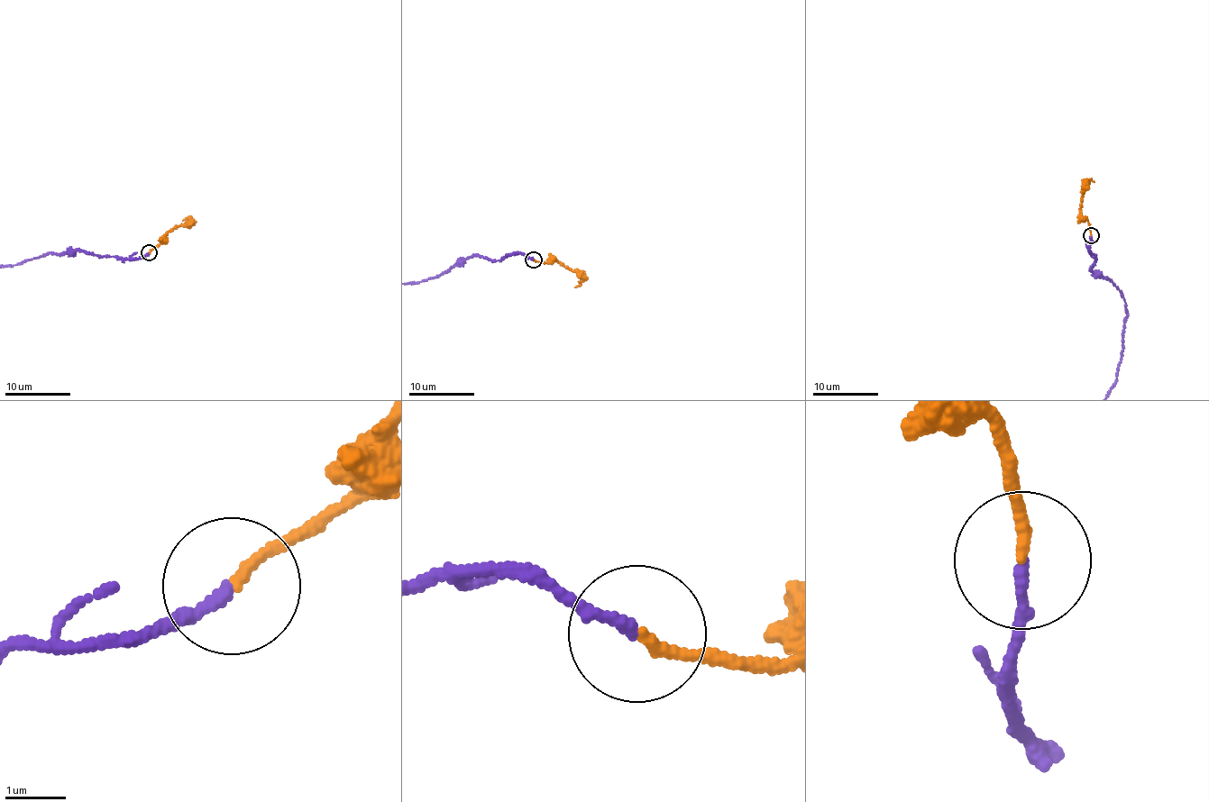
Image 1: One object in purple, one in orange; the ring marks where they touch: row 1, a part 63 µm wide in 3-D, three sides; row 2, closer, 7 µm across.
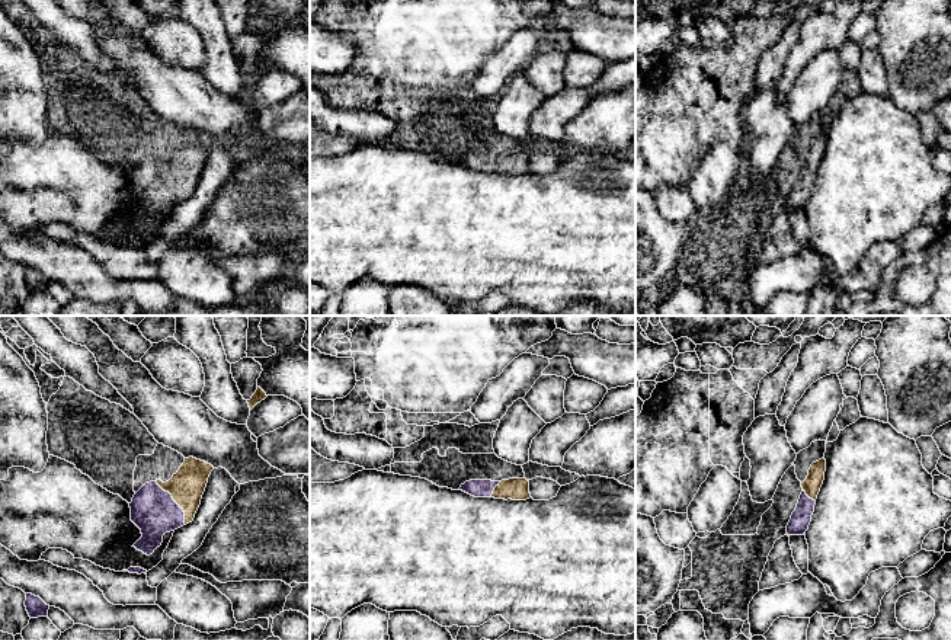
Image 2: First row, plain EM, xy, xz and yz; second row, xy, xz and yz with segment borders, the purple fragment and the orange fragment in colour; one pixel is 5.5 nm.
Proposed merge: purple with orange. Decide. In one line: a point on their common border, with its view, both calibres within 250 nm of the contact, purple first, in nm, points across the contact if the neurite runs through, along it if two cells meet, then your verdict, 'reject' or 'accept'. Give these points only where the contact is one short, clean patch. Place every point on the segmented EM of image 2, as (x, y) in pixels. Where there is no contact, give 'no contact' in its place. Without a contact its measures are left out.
meets purple in xy at (175, 502); 240 nm thick on the purple side, 190 nm on the other; runs through xy (153, 511), (175, 502), (186, 488); accept

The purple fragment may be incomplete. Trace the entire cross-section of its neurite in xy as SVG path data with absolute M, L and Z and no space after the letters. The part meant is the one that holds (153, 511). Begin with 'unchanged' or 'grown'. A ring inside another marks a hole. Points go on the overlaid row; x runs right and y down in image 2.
grown | M189 457L169 481L145 483L129 503L131 521L143 534L132 547L150 556L166 532L192 522L212 470L211 464Z

